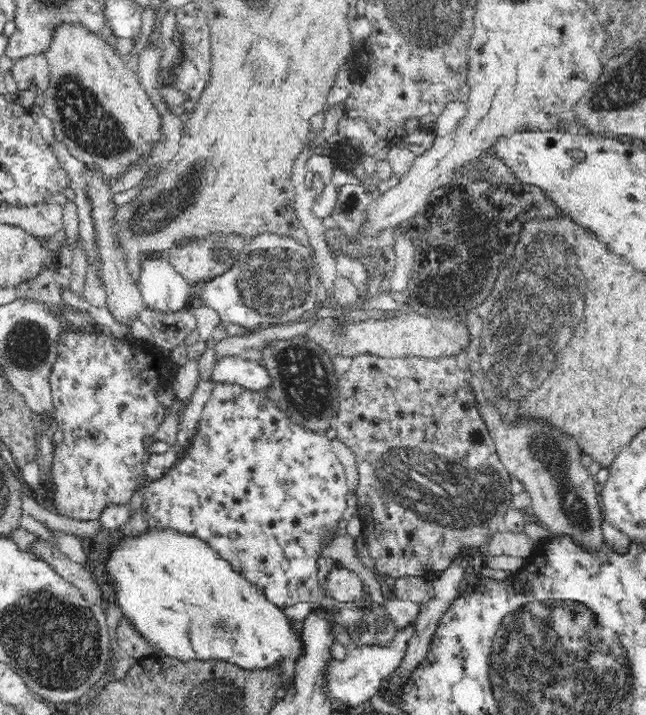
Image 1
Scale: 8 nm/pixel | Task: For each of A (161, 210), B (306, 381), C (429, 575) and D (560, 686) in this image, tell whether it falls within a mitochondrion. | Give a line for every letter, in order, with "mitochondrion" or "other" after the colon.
A: mitochondrion
B: mitochondrion
C: other
D: mitochondrion

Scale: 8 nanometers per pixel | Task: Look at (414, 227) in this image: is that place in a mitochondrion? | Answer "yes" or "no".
no

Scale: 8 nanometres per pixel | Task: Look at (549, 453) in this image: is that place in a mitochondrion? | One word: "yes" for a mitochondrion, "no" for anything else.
yes

